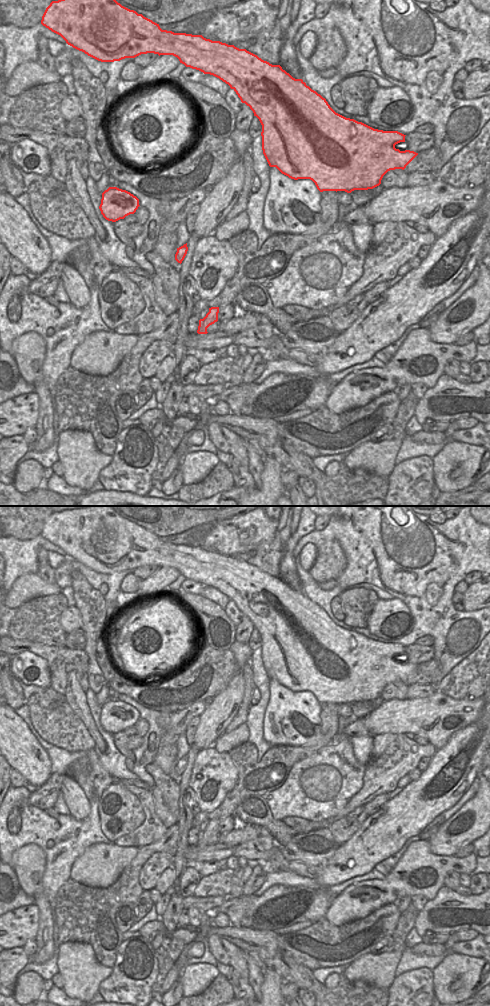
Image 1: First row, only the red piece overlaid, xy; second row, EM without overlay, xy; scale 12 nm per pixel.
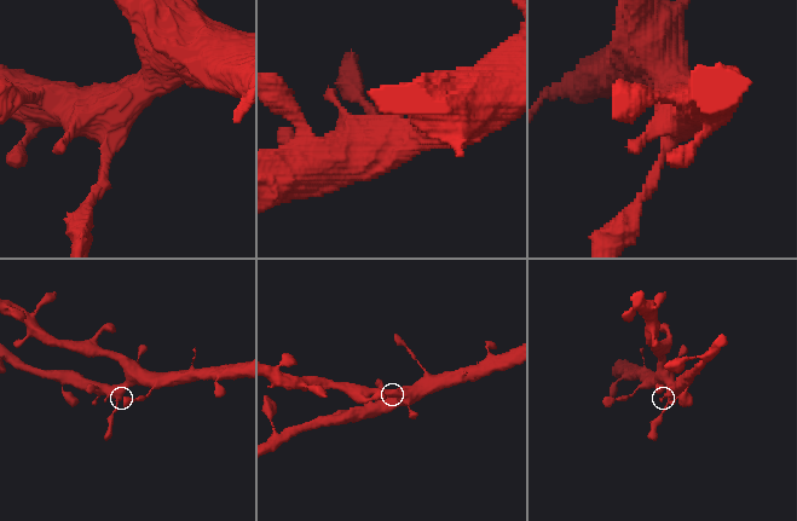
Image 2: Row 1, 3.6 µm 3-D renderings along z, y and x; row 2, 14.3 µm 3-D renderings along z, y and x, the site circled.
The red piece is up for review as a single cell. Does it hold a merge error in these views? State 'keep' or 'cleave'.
keep

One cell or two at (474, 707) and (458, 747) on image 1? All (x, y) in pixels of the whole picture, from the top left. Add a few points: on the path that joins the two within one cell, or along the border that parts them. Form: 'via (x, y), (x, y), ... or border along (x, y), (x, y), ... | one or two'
border along (479, 716), (473, 722), (458, 729), (447, 740) | two

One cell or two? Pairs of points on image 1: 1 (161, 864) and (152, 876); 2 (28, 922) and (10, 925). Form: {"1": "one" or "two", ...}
{"1": "one", "2": "one"}

